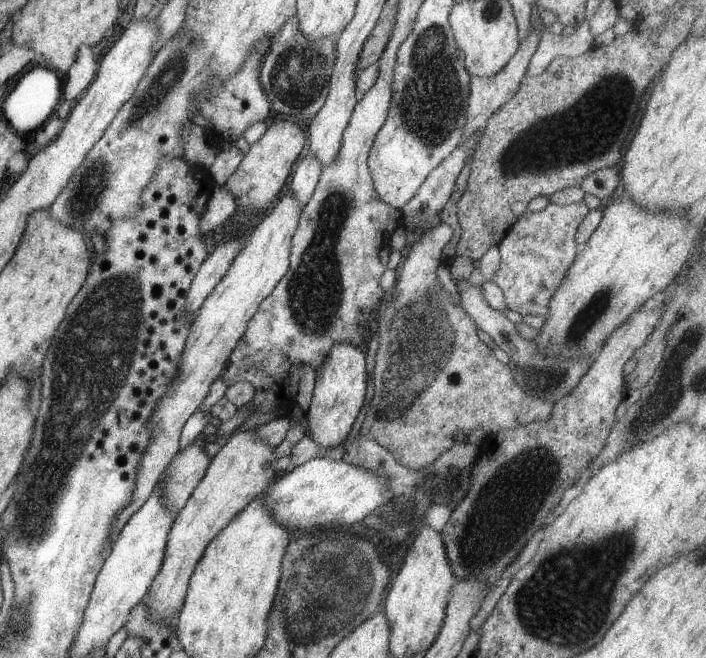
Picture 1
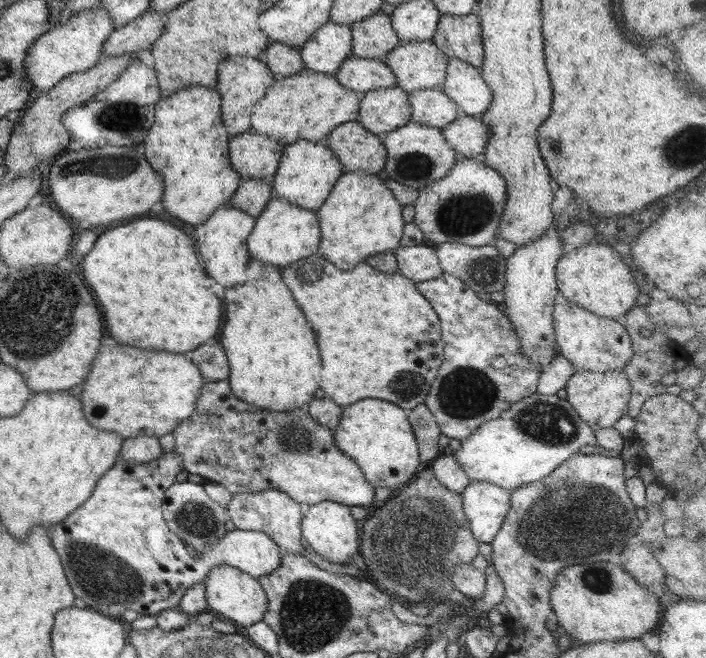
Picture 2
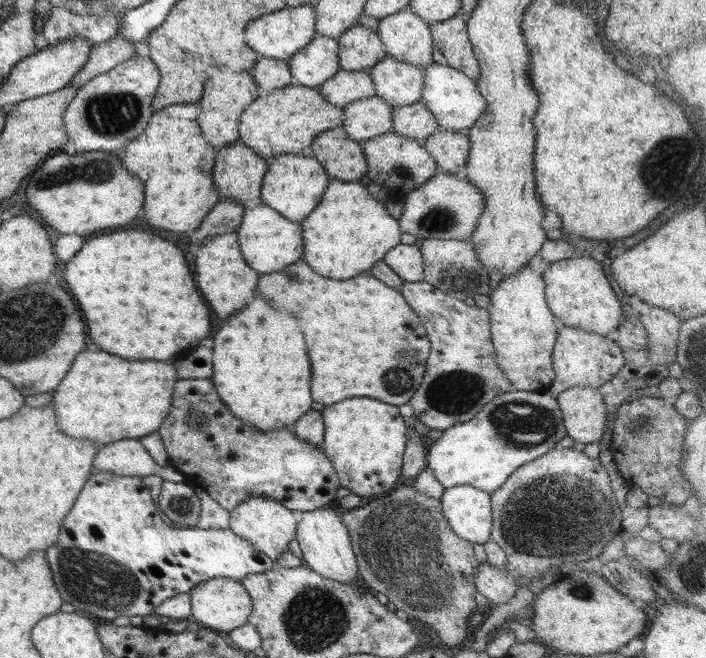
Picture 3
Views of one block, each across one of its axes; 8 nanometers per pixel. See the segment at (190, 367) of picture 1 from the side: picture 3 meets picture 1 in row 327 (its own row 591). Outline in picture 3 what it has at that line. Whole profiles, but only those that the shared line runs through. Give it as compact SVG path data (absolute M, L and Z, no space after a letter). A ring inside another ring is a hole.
M218 577L198 584L190 593L192 615L191 620L200 623L205 629L229 633L232 630L249 624L249 617L252 615L253 601L249 593L244 589L241 581Z

